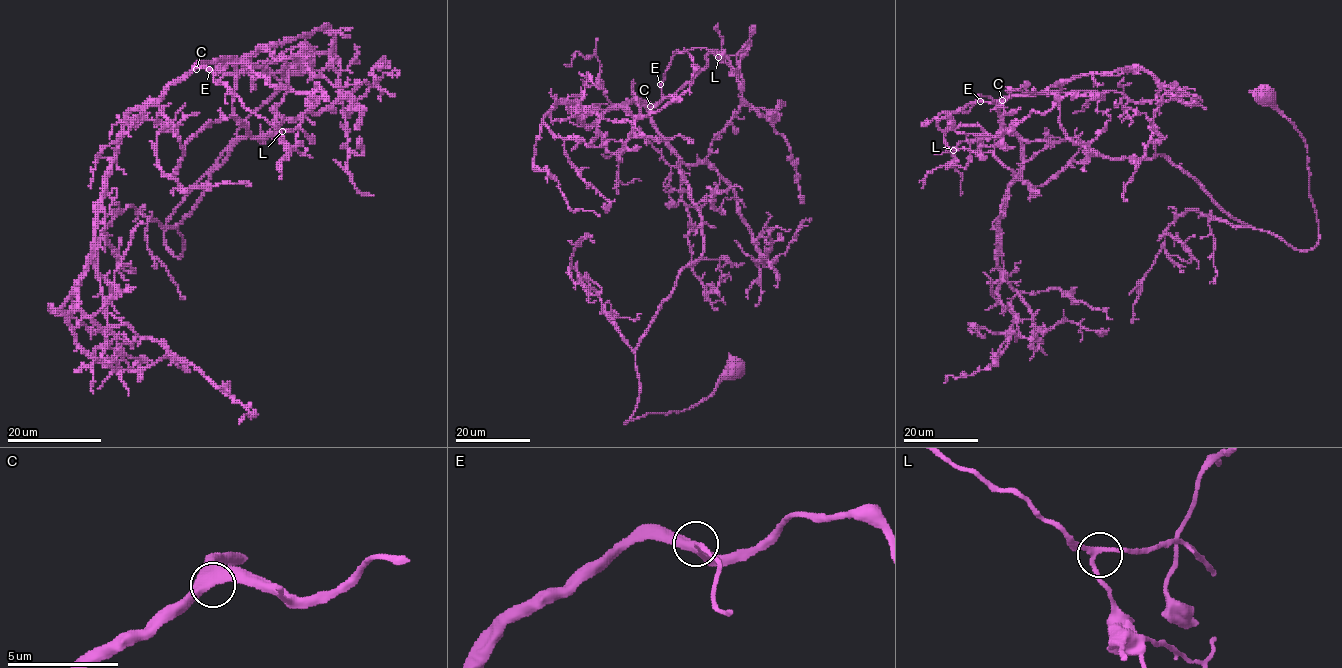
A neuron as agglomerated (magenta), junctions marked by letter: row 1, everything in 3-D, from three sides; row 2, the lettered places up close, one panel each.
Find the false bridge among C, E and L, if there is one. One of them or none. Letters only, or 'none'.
none

